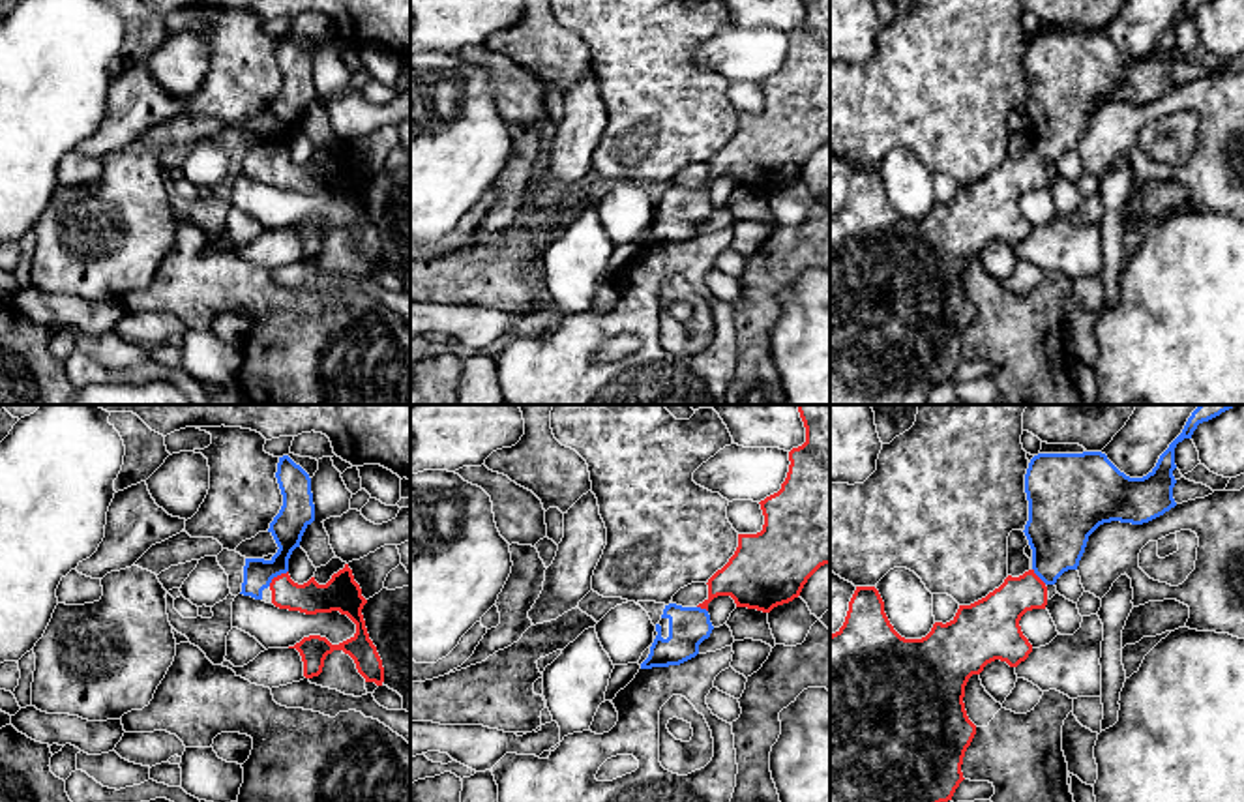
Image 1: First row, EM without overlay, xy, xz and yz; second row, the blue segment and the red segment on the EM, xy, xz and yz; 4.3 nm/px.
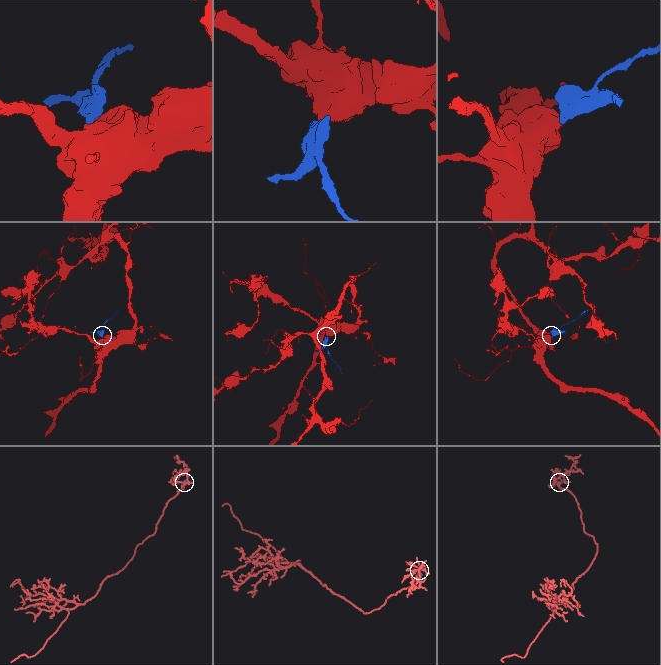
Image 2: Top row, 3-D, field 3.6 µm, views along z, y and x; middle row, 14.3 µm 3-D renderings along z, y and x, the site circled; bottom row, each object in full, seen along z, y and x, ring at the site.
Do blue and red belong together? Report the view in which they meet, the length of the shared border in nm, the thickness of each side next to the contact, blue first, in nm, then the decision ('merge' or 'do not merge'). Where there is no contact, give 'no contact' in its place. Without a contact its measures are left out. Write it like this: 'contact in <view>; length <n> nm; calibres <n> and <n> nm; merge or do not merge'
contact in xy; length 110 nm; calibres 140 and 140 nm; merge

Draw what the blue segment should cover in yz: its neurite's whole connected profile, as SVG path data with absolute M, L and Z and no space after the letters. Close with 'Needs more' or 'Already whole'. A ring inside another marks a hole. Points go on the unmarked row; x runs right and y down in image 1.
M1188 0L1143 58L1126 56L1102 32L1034 36L1025 54L1029 101L1023 111L1032 129L1032 148L1019 157L1008 156L985 178L959 186L950 202L935 202L922 219L905 219L894 210L875 167L856 167L843 206L830 215L830 405L926 405L933 386L952 380L965 360L961 345L976 315L963 283L969 259L995 240L1017 247L1029 238L1032 225L1021 212L1021 197L1032 189L1045 189L1047 167L1064 152L1077 150L1088 116L1100 105L1111 101L1143 105L1177 86L1175 28L1184 19L1192 19L1203 2L1208 0Z. Needs more

